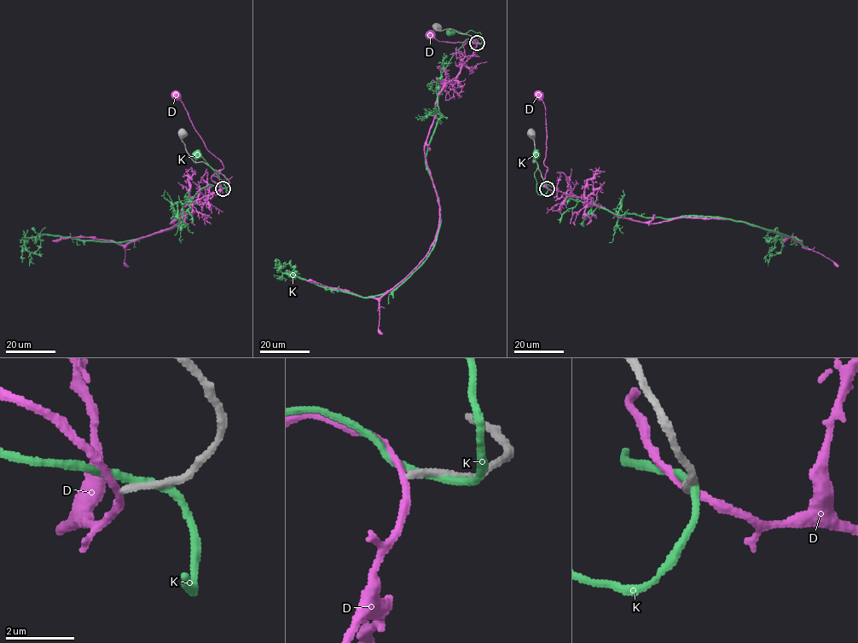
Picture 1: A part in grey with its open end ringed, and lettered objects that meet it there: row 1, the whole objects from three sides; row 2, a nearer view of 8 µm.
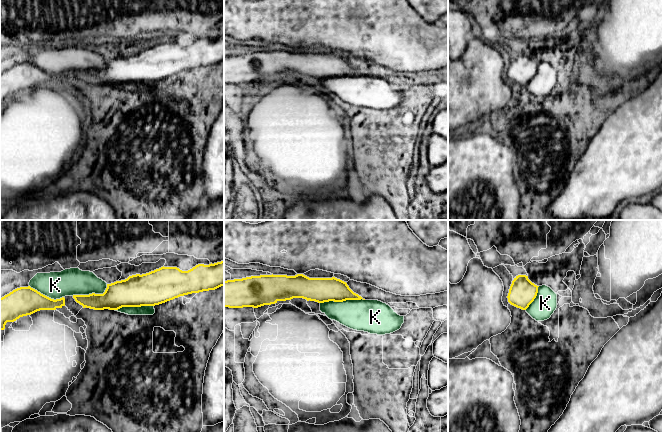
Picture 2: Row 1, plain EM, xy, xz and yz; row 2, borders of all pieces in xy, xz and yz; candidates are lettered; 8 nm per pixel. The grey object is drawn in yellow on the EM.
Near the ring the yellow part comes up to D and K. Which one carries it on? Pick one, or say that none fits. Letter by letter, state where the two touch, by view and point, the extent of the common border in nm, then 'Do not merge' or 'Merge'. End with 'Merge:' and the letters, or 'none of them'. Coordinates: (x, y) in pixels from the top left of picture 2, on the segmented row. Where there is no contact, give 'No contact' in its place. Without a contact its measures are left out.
D: No contact. Do not merge
K: Touches yellow at xz (342, 301). Shared border 360 nm. Do not merge
Merge: none of them

